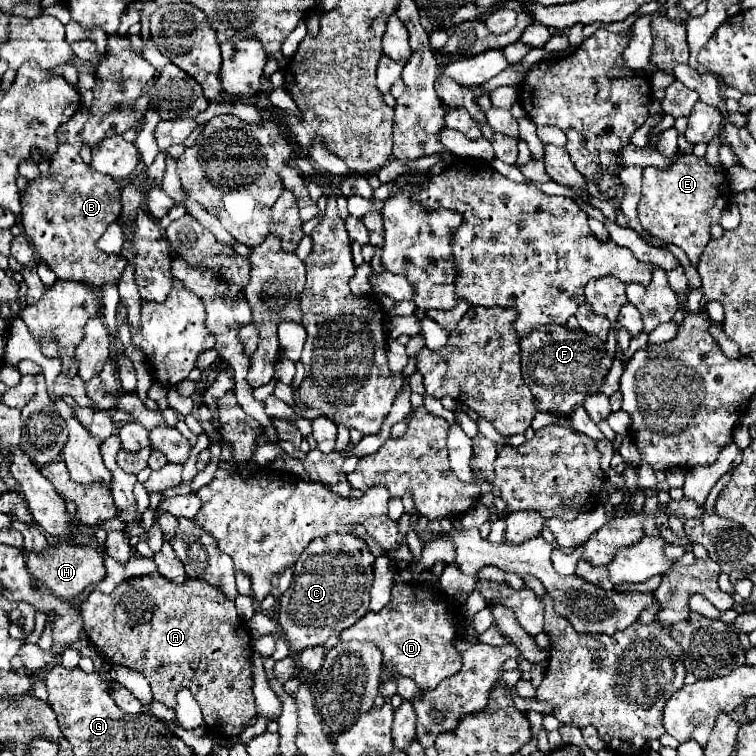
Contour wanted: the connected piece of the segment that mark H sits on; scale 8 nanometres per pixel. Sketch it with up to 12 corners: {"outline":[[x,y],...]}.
{"outline":[[51,545],[27,569],[41,587],[73,601],[105,579],[101,551]]}

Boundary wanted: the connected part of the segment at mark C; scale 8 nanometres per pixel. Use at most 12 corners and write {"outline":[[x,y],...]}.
{"outline":[[355,535],[309,543],[279,597],[291,651],[369,611],[373,561]]}

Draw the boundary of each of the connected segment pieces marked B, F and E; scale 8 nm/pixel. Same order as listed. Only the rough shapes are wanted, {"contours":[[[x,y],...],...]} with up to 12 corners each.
{"contours":[[[87,109],[57,129],[51,177],[21,195],[21,223],[59,279],[119,283],[95,247],[121,189],[79,155]],[[555,325],[521,339],[537,409],[567,417],[597,393],[611,357]],[[683,154],[645,167],[639,221],[697,265],[733,193]]]}

